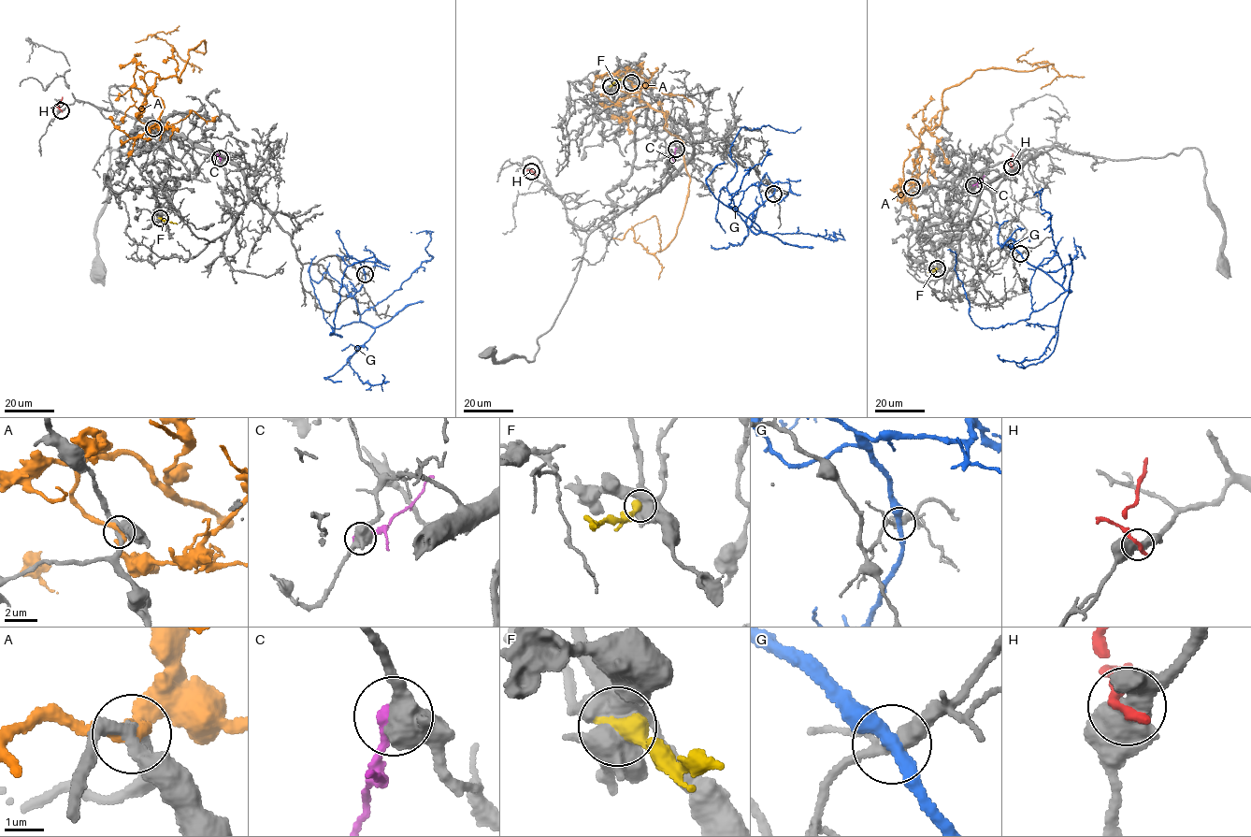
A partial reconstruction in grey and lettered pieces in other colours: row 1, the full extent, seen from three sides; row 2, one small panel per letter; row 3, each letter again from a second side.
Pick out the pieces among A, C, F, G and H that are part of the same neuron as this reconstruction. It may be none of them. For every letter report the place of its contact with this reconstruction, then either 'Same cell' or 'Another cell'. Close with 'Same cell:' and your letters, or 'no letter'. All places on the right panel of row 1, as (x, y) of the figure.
A: Touches grey at (912, 187). Another cell
C: Touches grey at (973, 185). Another cell
F: Touches grey at (937, 268). Same cell
G: Touches grey at (1020, 253). Another cell
H: Touches grey at (1012, 166). Another cell
Same cell: F

